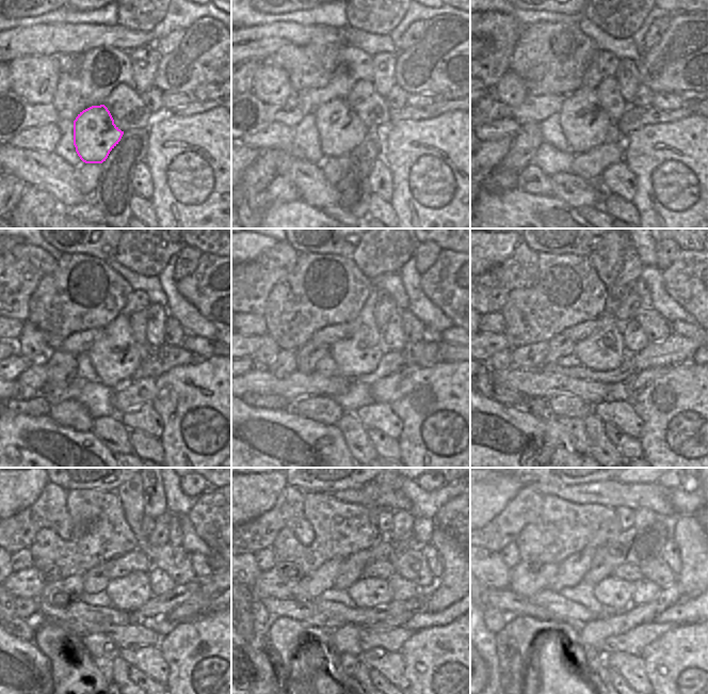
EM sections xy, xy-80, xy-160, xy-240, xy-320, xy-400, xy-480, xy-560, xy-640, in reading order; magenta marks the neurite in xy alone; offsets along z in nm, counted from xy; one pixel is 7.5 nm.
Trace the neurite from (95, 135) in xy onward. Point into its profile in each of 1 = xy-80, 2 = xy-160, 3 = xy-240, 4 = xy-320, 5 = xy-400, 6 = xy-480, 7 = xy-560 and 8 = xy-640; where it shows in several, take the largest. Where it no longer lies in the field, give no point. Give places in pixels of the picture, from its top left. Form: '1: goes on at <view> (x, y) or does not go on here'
1: goes on at xy-80 (340, 130)
2: goes on at xy-160 (584, 124)
3: goes on at xy-240 (115, 356)
4: goes on at xy-320 (359, 355)
5: goes on at xy-400 (605, 350)
6: goes on at xy-480 (128, 594)
7: goes on at xy-560 (367, 592)
8: goes on at xy-640 (615, 595)

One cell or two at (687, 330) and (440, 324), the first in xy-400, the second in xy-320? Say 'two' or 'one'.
two

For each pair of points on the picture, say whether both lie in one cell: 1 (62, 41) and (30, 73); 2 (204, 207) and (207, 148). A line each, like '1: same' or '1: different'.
1: different
2: same

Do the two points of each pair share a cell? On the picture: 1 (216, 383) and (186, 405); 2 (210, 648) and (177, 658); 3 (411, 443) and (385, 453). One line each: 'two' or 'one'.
1: one
2: one
3: two

